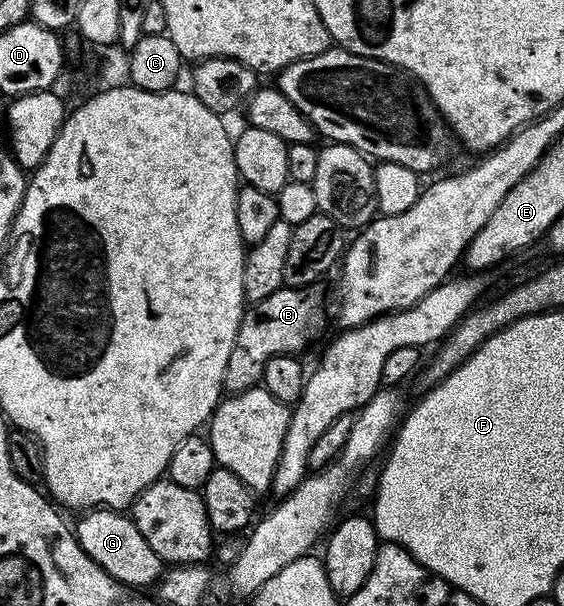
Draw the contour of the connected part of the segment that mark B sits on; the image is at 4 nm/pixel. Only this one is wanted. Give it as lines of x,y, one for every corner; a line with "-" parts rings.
283,286
272,297
247,306
242,324
232,345
232,357
228,357
228,369
224,369
223,388
227,392
246,391
261,384
262,374
272,357
298,355
317,337
326,323
326,299
321,286

